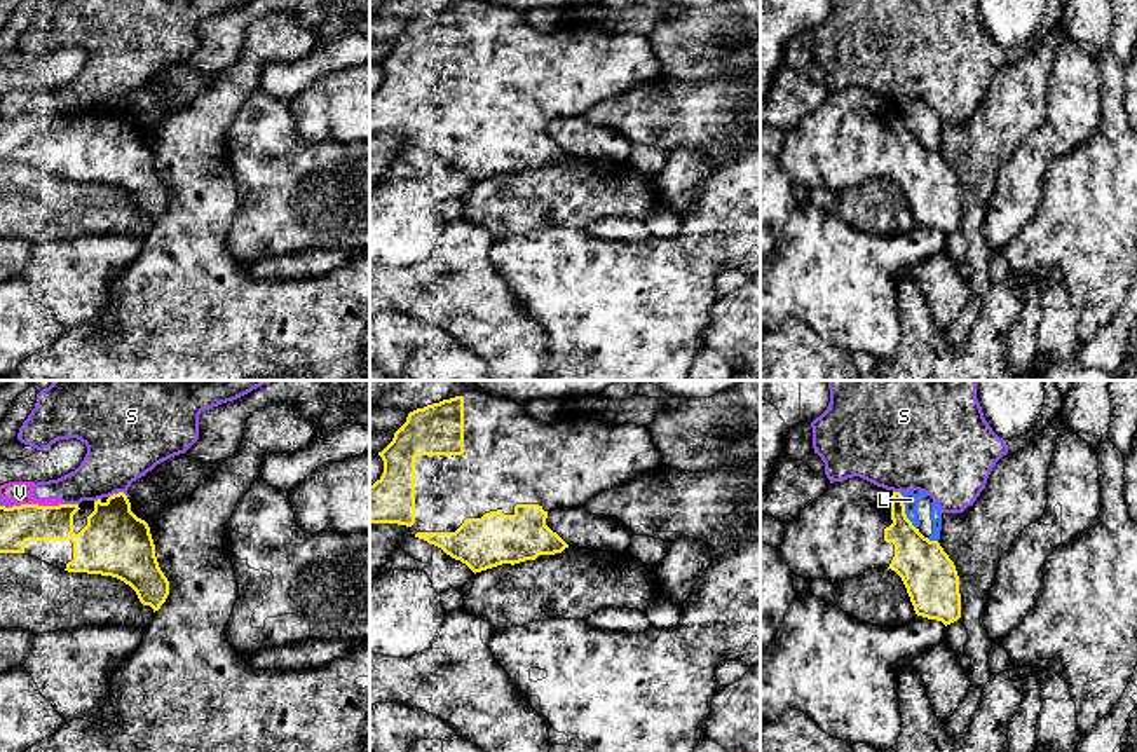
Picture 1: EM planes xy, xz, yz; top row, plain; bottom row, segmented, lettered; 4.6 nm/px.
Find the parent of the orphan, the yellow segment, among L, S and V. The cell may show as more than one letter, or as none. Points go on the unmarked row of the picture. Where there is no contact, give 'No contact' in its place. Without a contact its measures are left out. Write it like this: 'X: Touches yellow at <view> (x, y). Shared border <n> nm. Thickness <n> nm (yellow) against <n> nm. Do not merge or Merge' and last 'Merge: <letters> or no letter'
L: Touches yellow at yz (904, 121). Shared border 180 nm. Thickness 220 nm (yellow) against 70 nm. Do not merge
S: Touches yellow at xy (115, 103). Shared border 80 nm. Thickness 300 nm (yellow) against 360 nm. Do not merge
V: Touches yellow at xy (35, 114). Shared border 240 nm. Thickness 180 nm (yellow) against 100 nm. Do not merge
Merge: no letter

